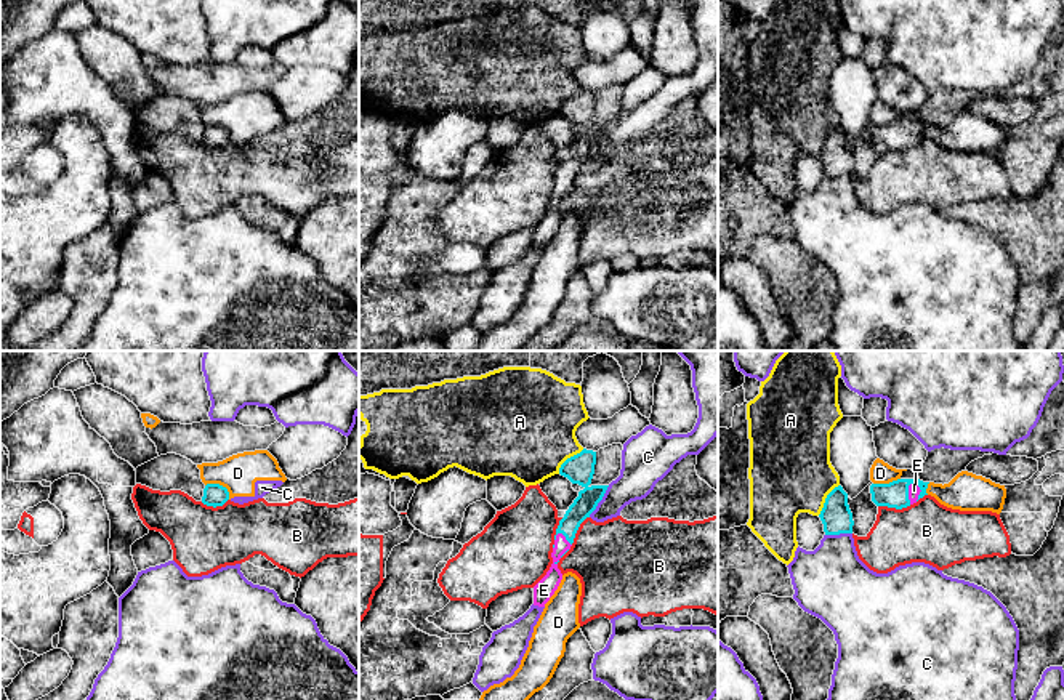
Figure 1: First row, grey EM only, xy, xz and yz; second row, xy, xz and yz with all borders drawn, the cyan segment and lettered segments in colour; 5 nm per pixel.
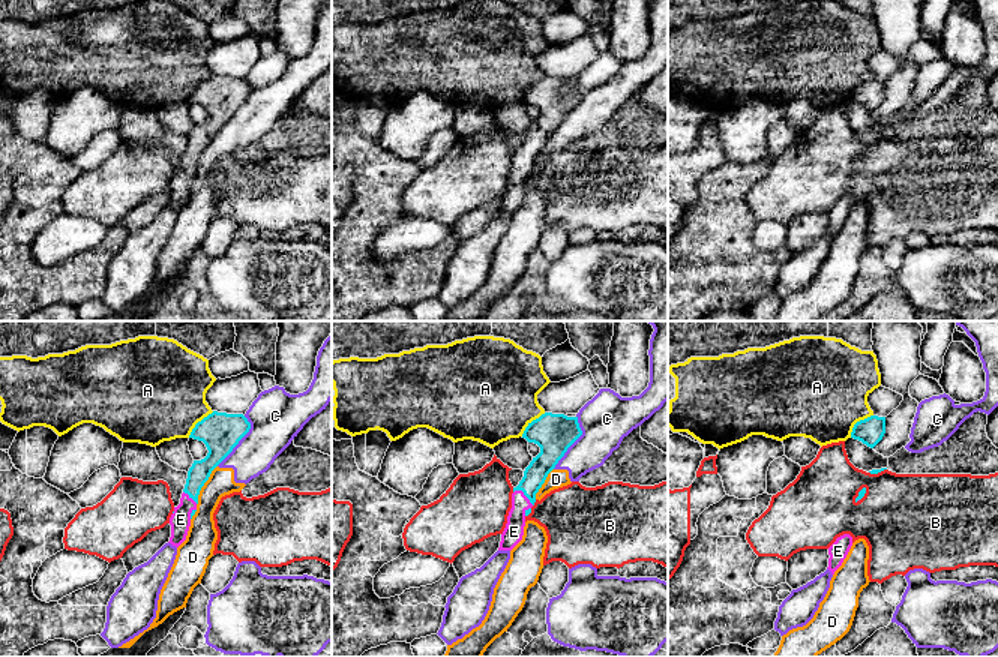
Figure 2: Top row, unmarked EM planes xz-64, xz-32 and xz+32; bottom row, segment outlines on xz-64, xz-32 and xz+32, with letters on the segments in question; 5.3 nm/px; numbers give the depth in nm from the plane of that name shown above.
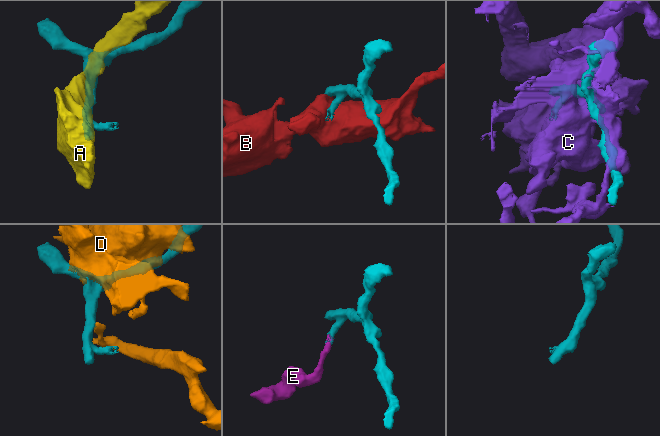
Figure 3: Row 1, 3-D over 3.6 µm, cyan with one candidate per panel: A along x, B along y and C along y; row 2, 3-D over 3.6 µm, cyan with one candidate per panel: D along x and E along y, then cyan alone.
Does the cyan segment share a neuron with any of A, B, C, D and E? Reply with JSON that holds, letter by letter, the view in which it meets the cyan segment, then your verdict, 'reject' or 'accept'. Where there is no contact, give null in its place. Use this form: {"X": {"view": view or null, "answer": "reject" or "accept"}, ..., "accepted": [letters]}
{"A": {"view": "yz", "answer": "reject"}, "B": {"view": "yz", "answer": "reject"}, "C": {"view": "xz", "answer": "reject"}, "D": {"view": "xy", "answer": "reject"}, "E": {"view": "yz", "answer": "accept"}, "accepted": ["E"]}

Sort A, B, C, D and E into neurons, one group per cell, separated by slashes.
A / B / C D / E

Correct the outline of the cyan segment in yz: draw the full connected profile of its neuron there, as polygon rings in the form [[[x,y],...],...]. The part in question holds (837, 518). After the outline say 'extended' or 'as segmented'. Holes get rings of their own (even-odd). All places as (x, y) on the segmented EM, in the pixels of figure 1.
[[[841,485],[827,495],[819,517],[824,524],[825,535],[852,533],[852,513],[848,505],[848,493]]]; as segmented

